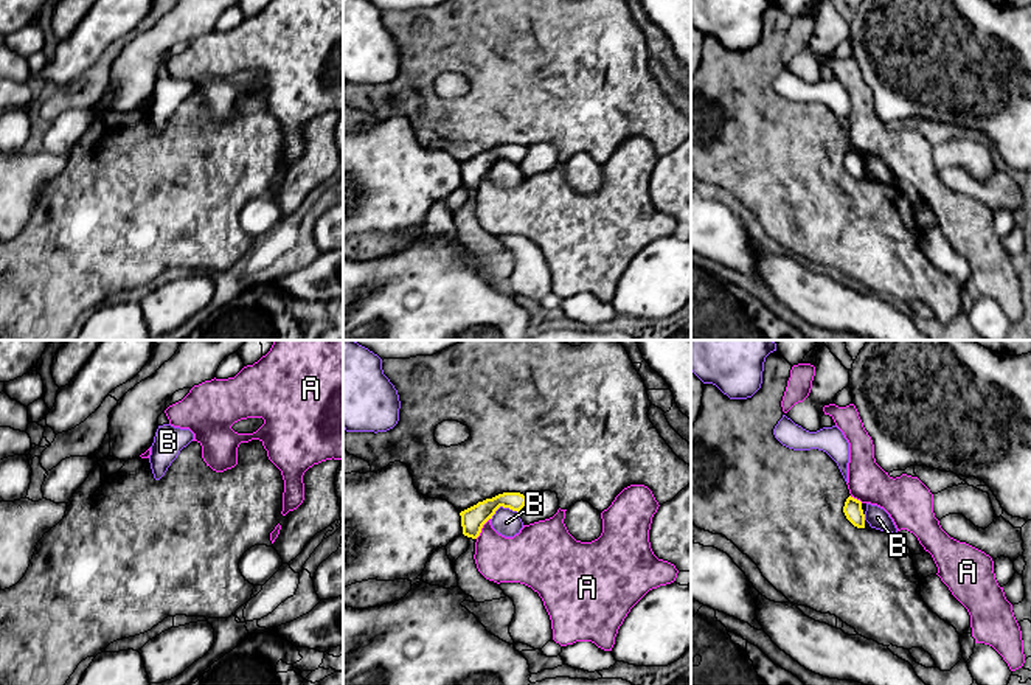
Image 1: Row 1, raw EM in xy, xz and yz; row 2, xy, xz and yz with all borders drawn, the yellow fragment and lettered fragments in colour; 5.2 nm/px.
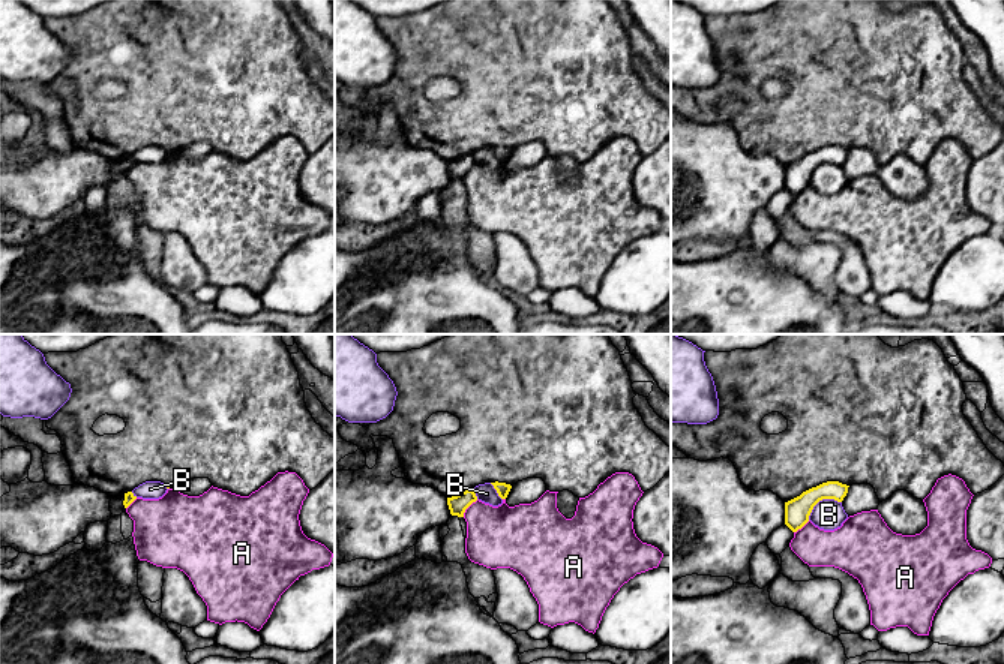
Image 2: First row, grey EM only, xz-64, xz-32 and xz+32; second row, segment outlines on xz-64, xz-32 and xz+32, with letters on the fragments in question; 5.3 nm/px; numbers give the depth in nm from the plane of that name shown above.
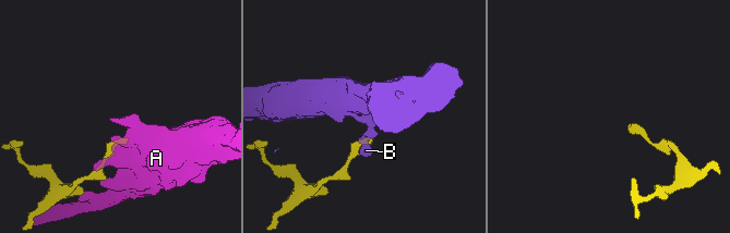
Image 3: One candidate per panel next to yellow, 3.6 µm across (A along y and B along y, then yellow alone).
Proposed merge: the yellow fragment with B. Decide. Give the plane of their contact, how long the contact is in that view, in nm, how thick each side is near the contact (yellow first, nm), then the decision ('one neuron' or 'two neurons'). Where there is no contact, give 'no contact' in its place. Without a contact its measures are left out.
meets yellow in xz; contact 150 nm long; 130 nm thick on the yellow side, 140 nm on the other; two neurons

